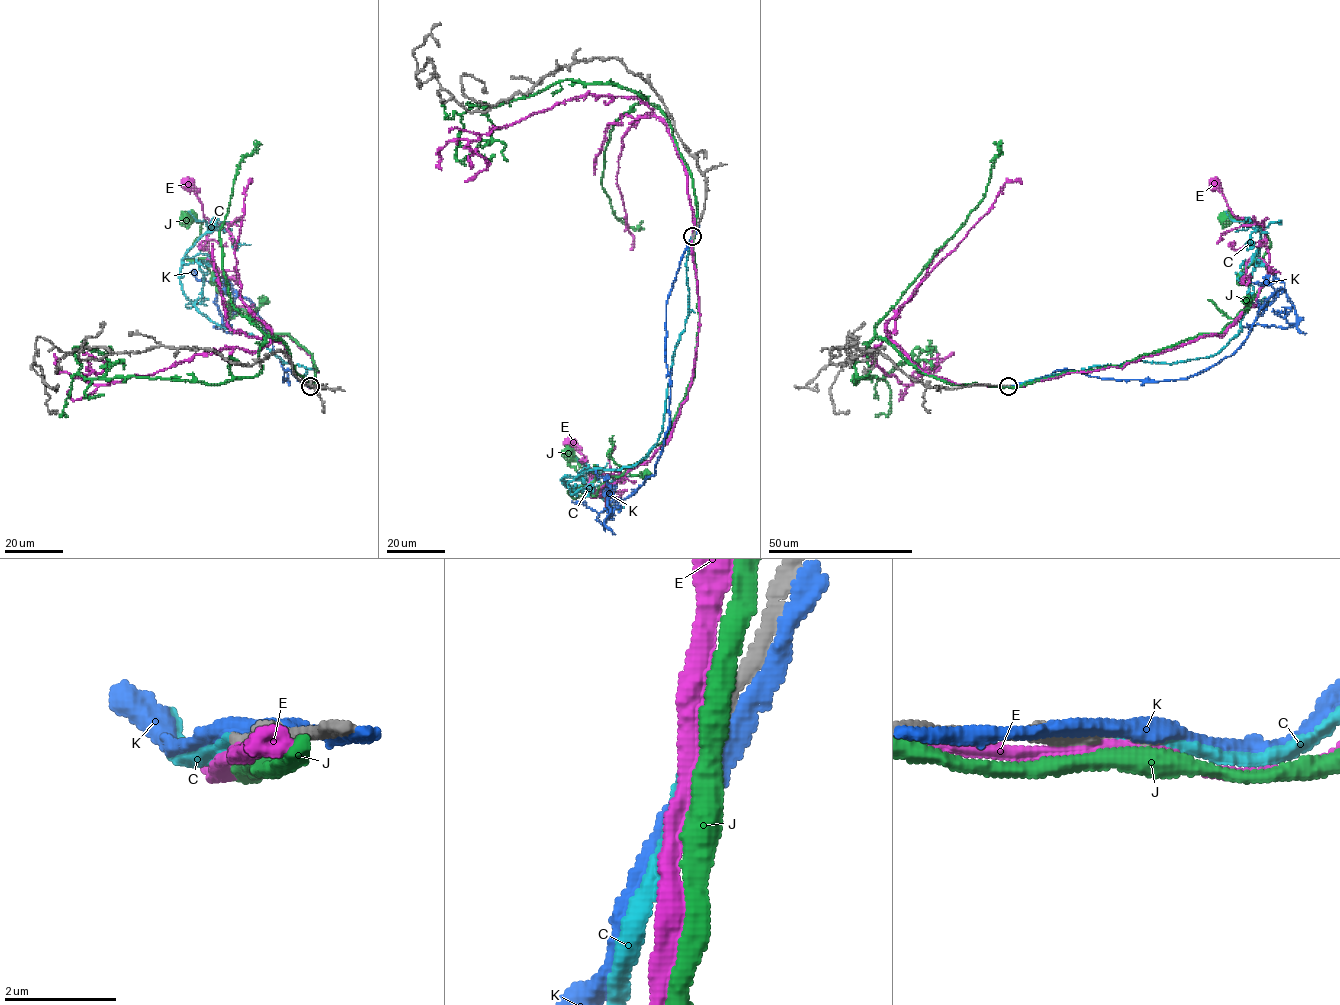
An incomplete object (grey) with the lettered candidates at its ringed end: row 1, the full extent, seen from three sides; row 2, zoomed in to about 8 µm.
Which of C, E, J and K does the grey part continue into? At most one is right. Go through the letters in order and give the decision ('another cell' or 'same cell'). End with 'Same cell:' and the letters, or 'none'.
C: same cell
E: another cell
J: another cell
K: another cell
Same cell: C

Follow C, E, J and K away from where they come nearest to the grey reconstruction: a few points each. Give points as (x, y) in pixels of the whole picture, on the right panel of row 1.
C: (1008, 385), (1093, 366), (1142, 360), (1174, 363), (1214, 355), (1241, 330), (1261, 243), (1257, 227), (1248, 245)
E: (1006, 385), (1121, 368), (1201, 337), (1221, 335), (1253, 306), (1267, 277), (1264, 229), (1237, 218), (1214, 185)
J: (1008, 386), (1121, 367), (1219, 333), (1248, 309), (1268, 277), (1262, 259), (1270, 245), (1256, 224), (1226, 219)
K: (1009, 385), (1065, 370), (1103, 379), (1184, 379), (1232, 354), (1277, 289), (1295, 310), (1293, 326), (1242, 326)

